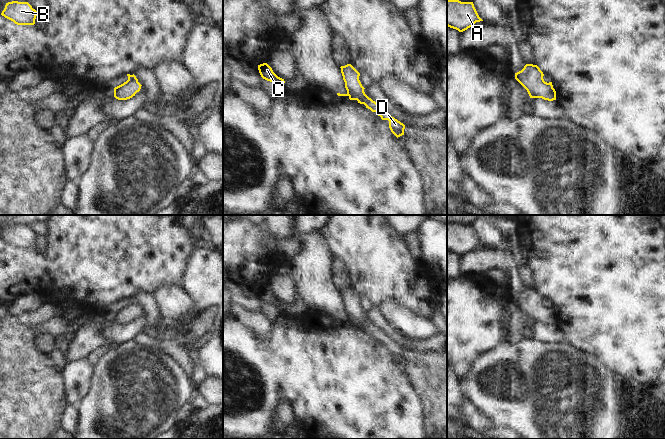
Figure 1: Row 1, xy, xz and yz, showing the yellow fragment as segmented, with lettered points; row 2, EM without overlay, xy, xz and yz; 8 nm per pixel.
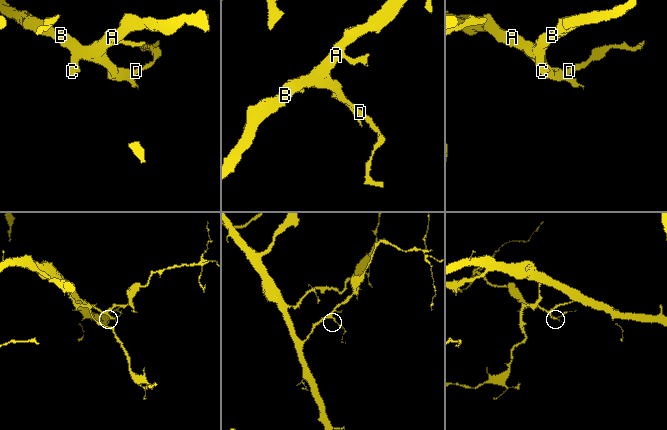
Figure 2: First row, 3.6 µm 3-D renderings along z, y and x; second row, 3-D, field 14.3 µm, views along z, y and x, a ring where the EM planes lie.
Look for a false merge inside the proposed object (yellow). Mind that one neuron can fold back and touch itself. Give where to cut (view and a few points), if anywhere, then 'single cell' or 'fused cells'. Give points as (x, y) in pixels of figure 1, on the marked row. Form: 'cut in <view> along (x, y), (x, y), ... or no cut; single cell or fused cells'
cut in xz along (364, 93), (357, 100); fused cells

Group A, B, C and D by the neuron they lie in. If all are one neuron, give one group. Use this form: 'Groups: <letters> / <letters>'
Groups: A B C / D.

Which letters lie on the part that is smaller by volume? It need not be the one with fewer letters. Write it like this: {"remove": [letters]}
{"remove": ["D"]}

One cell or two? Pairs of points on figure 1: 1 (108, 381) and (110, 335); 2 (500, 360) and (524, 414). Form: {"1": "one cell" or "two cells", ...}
{"1": "two cells", "2": "one cell"}

